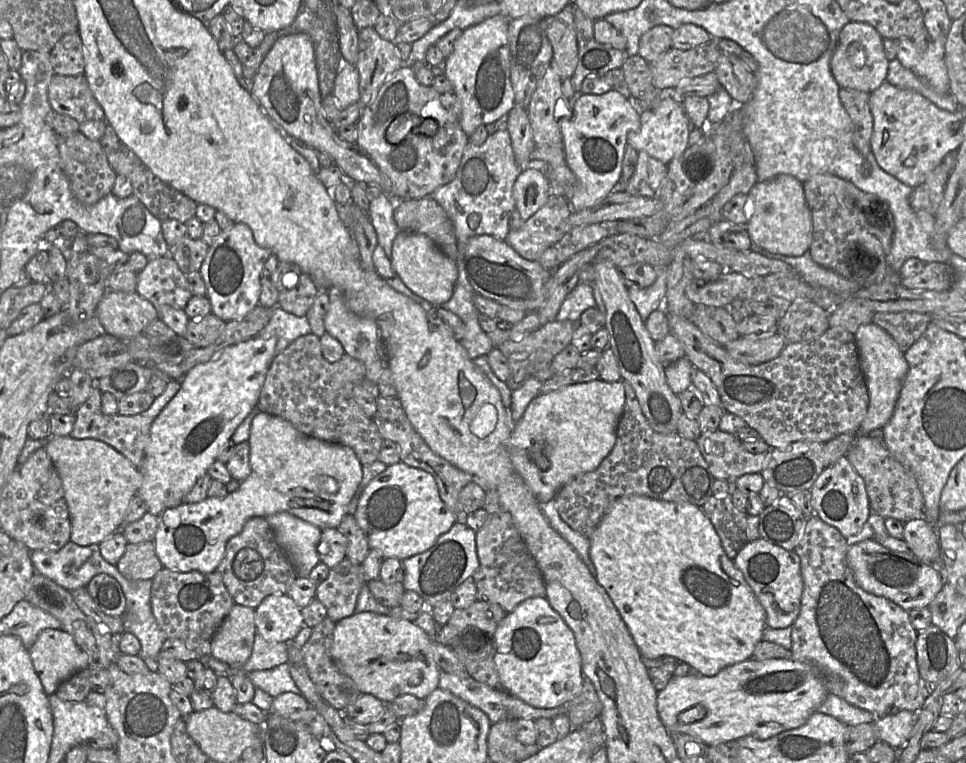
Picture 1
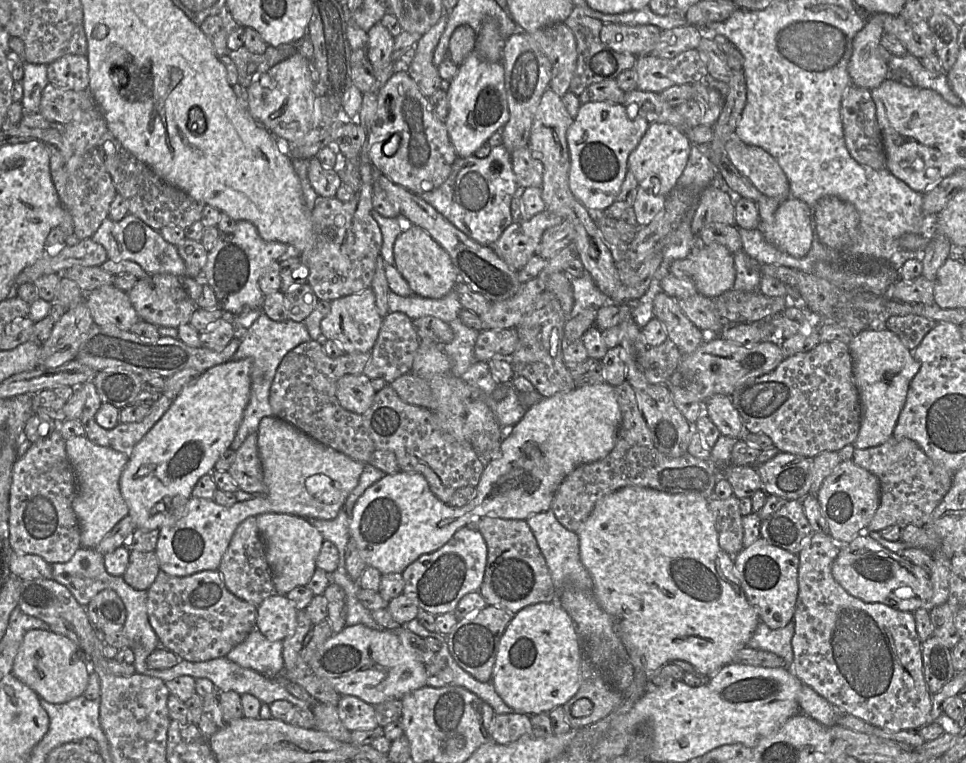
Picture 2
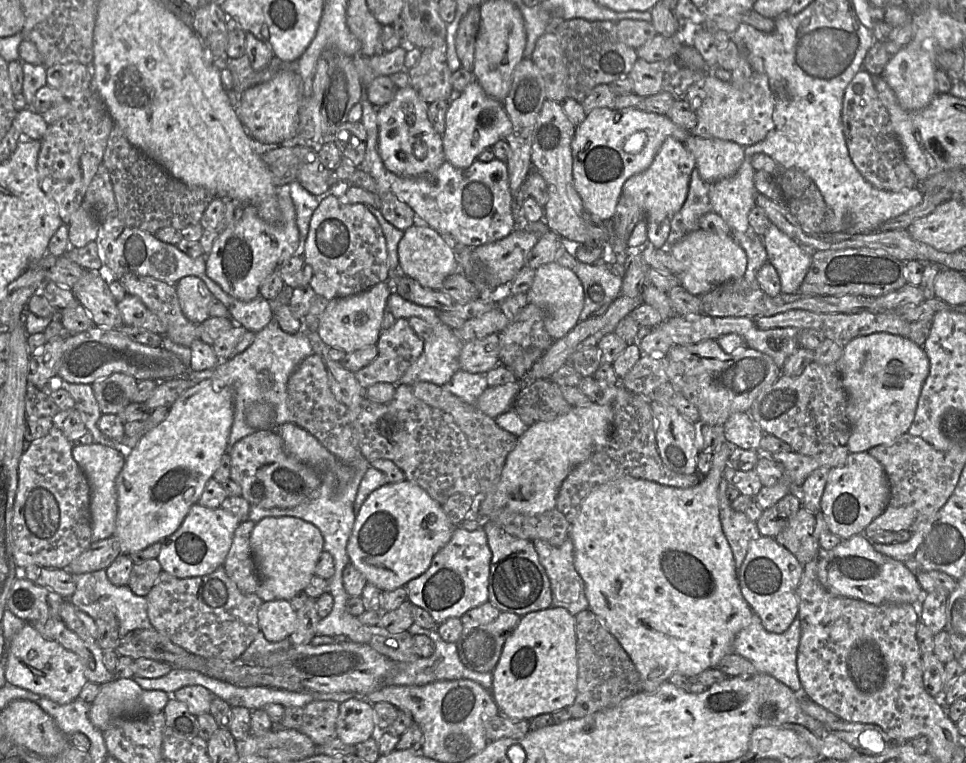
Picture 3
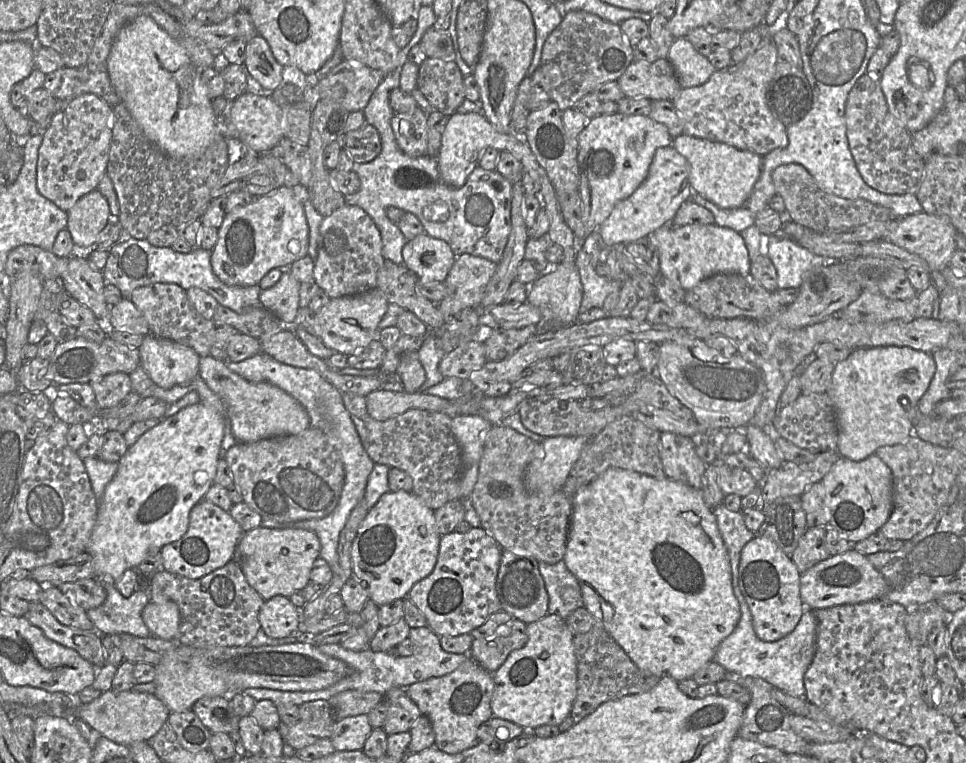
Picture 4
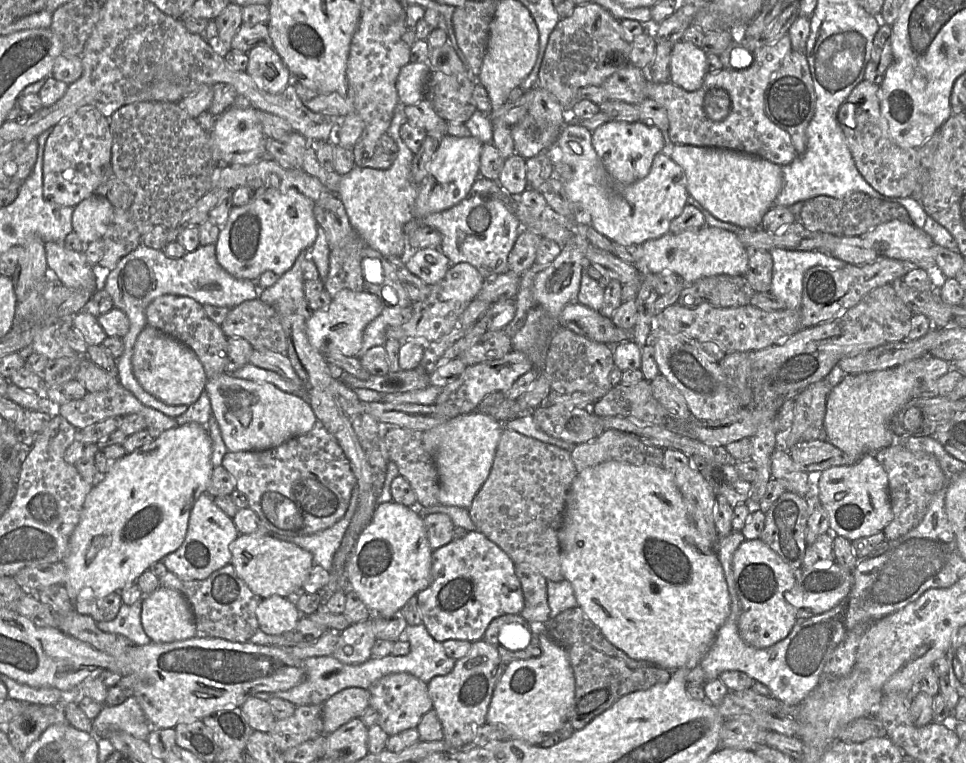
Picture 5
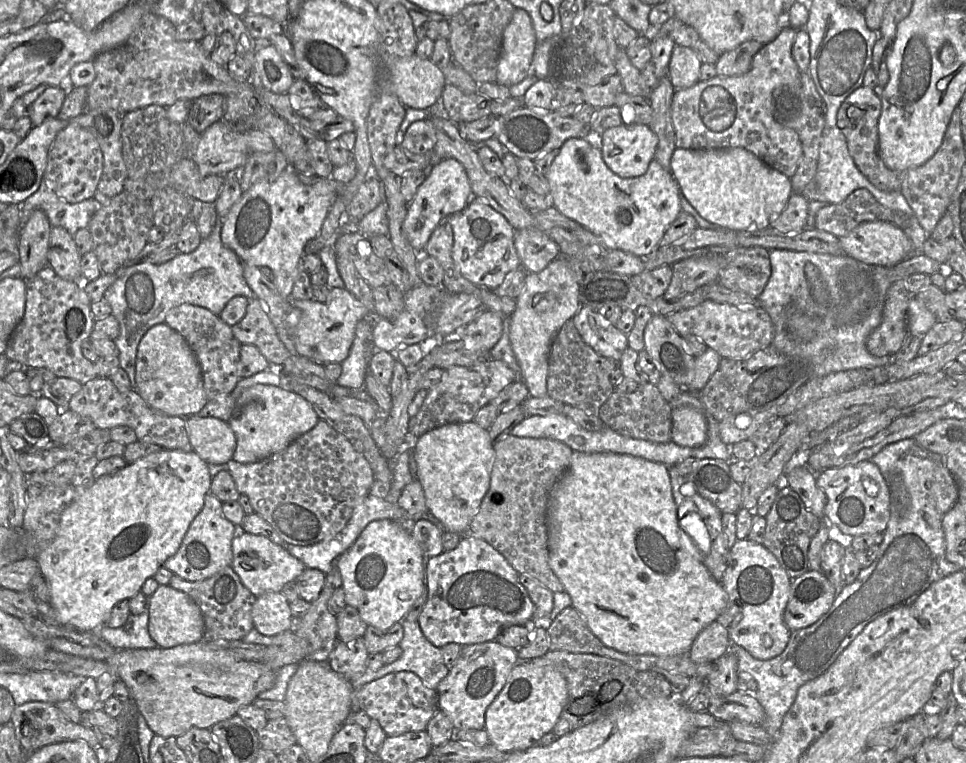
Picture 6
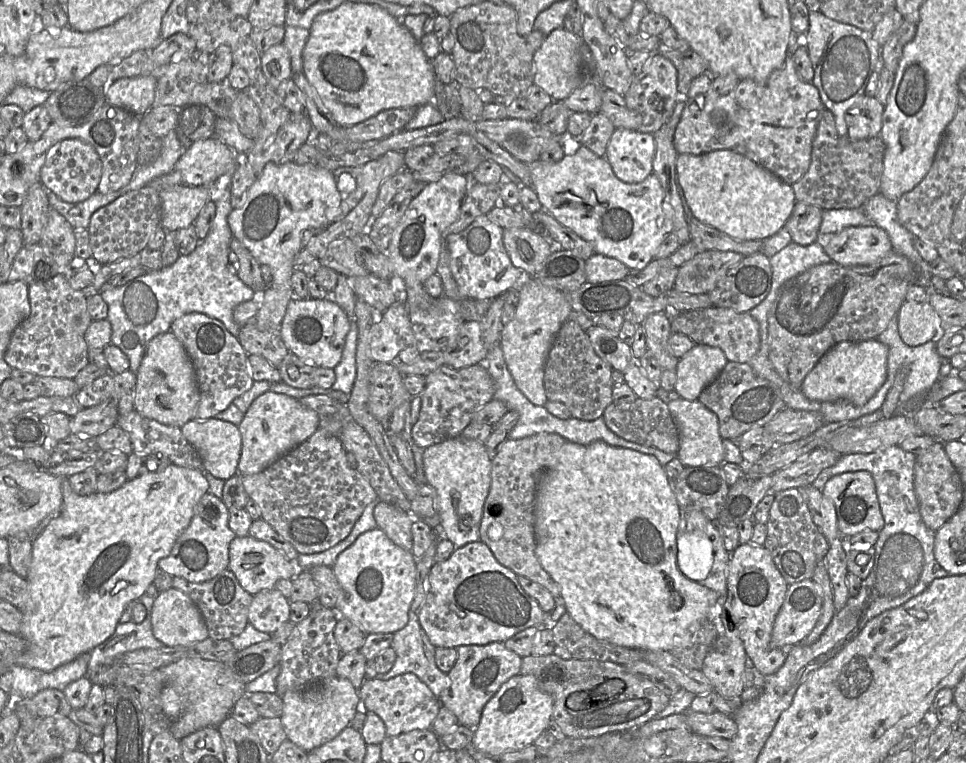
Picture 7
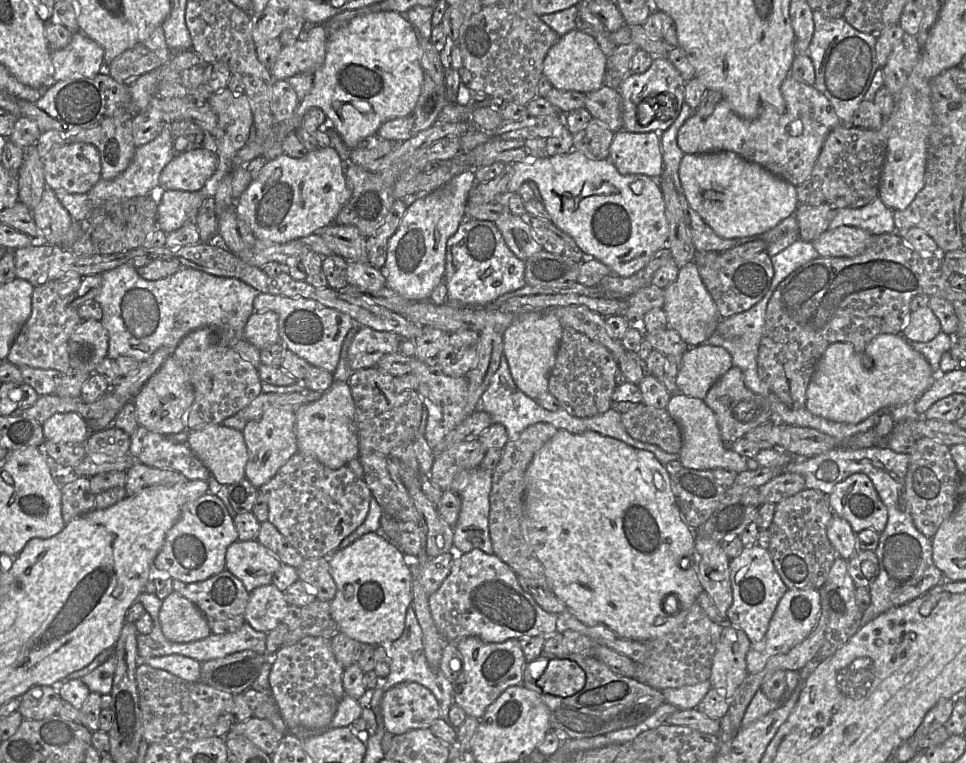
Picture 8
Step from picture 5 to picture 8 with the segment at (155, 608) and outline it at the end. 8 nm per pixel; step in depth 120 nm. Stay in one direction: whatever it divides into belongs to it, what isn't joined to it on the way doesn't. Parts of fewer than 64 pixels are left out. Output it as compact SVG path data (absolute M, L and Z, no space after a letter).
M176 591L162 600L159 621L164 636L171 642L188 643L211 634L200 609Z

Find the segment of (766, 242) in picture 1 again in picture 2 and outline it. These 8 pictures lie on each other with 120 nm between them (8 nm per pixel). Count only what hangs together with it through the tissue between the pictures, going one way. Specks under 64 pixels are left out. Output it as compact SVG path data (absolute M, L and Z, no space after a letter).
M789 197L779 203L772 224L760 221L758 230L766 241L795 258L805 256L812 244L812 209L803 201Z

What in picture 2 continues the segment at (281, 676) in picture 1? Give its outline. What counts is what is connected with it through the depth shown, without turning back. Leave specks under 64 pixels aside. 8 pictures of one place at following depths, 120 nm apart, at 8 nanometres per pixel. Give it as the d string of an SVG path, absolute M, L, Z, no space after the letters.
M226 656L196 662L181 659L175 666L171 668L148 668L147 673L145 675L159 678L164 683L182 675L189 675L194 678L207 678L211 680L211 682L213 682L221 691L235 691L239 695L248 693L257 697L261 702L267 703L268 705L277 700L287 700L294 706L312 708L309 705L309 703L295 697L289 691L287 691L286 688L282 684L280 684L279 679L275 677L266 677L253 669L241 667L237 663L226 658Z

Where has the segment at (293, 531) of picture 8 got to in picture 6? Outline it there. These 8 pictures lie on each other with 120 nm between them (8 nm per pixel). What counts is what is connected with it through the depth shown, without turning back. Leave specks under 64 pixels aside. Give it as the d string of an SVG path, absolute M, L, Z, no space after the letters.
M322 419L284 450L254 463L239 463L231 459L225 464L225 470L231 474L239 493L249 498L254 513L261 516L285 542L299 546L328 541L340 533L354 509L370 494L374 482L364 454L357 452L351 441Z

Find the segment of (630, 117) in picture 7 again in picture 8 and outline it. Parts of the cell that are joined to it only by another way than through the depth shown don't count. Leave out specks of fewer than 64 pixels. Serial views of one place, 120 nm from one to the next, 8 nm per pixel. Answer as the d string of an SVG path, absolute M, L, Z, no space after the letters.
M603 85L586 94L584 108L592 118L602 121L616 133L623 129L621 95L618 90Z

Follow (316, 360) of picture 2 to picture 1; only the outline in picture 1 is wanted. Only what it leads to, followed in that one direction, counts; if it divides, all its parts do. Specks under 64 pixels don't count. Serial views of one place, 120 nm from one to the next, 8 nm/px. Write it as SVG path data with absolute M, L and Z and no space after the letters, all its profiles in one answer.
M313 333L303 335L272 360L257 407L285 419L307 436L350 447L362 465L369 465L378 460L384 439L352 397L353 388L365 374L365 365L346 353L339 361L328 362L322 355L320 338Z

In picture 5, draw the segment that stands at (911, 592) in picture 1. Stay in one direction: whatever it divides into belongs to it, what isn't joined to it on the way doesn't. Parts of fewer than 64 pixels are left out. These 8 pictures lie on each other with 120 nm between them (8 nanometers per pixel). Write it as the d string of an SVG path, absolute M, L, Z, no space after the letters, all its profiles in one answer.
M822 560L807 569L797 570L796 576L796 585L786 598L795 608L797 619L810 618L831 610L848 596L853 584L853 571L831 560Z

